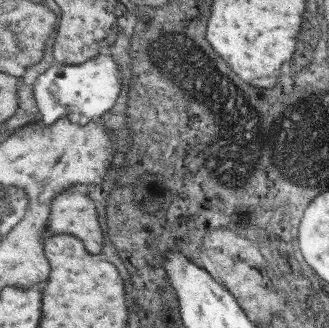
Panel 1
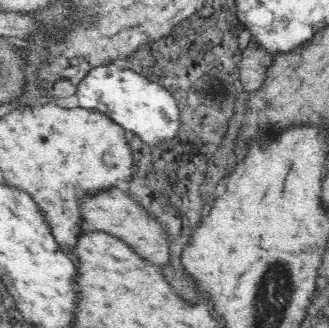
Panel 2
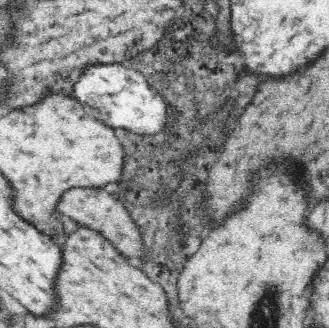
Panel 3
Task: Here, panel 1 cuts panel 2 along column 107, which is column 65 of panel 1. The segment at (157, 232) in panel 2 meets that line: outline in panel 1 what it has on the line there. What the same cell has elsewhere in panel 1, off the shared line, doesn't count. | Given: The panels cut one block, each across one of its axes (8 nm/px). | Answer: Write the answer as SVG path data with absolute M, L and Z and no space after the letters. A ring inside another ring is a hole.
M67 190L53 202L53 216L49 234L75 234L79 236L93 256L101 256L107 246L107 236L103 234L97 206L89 194L79 190Z

